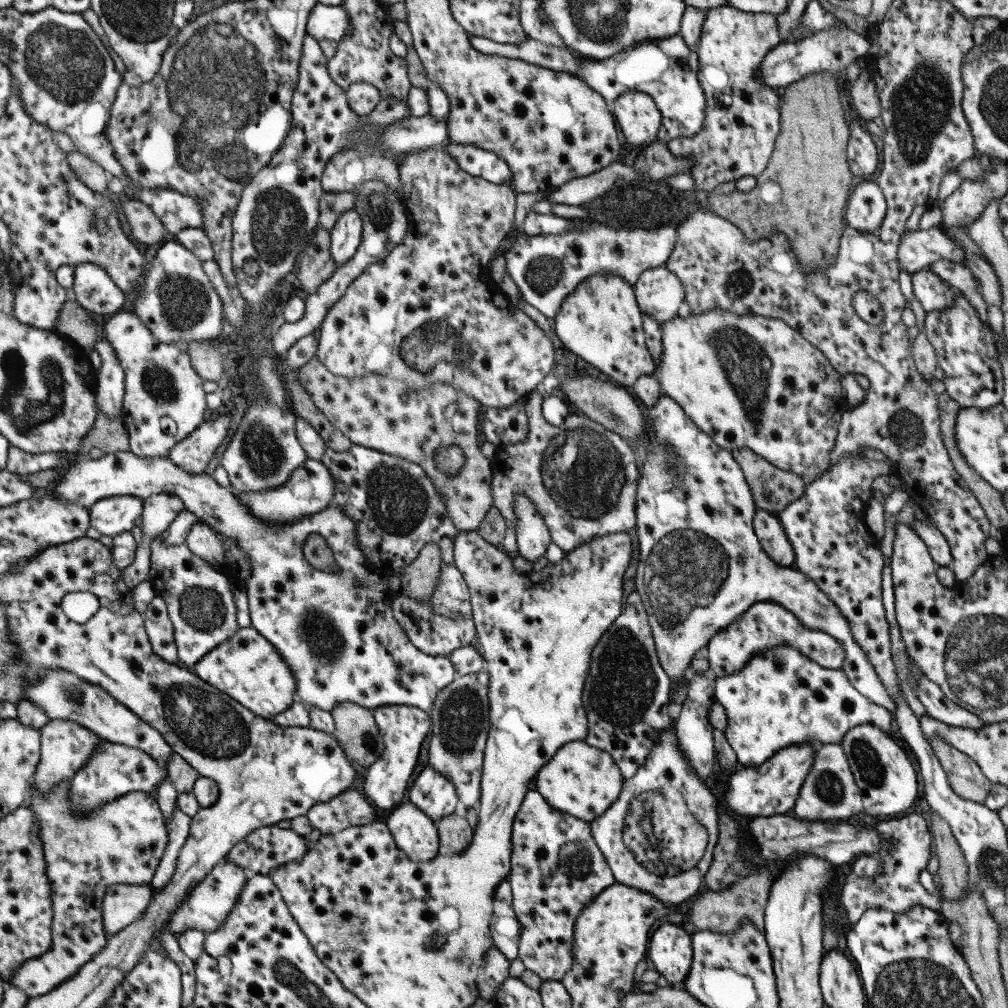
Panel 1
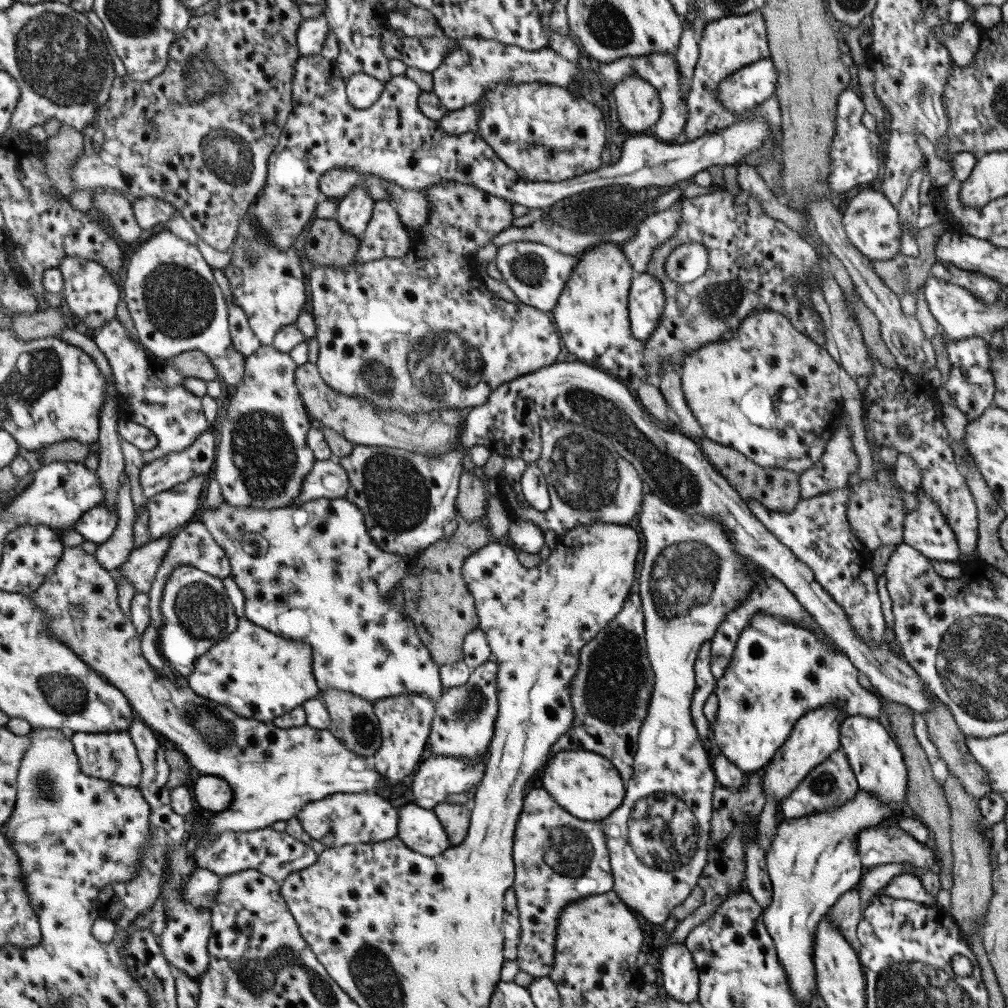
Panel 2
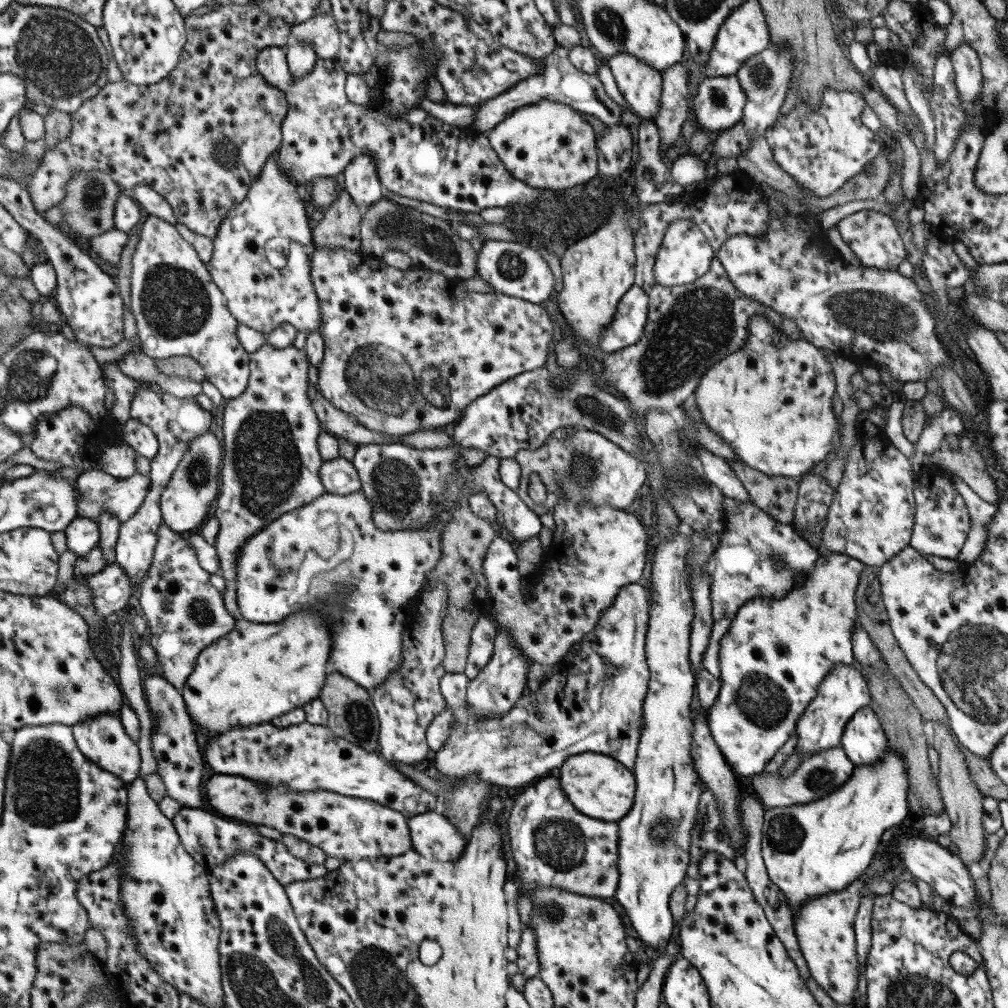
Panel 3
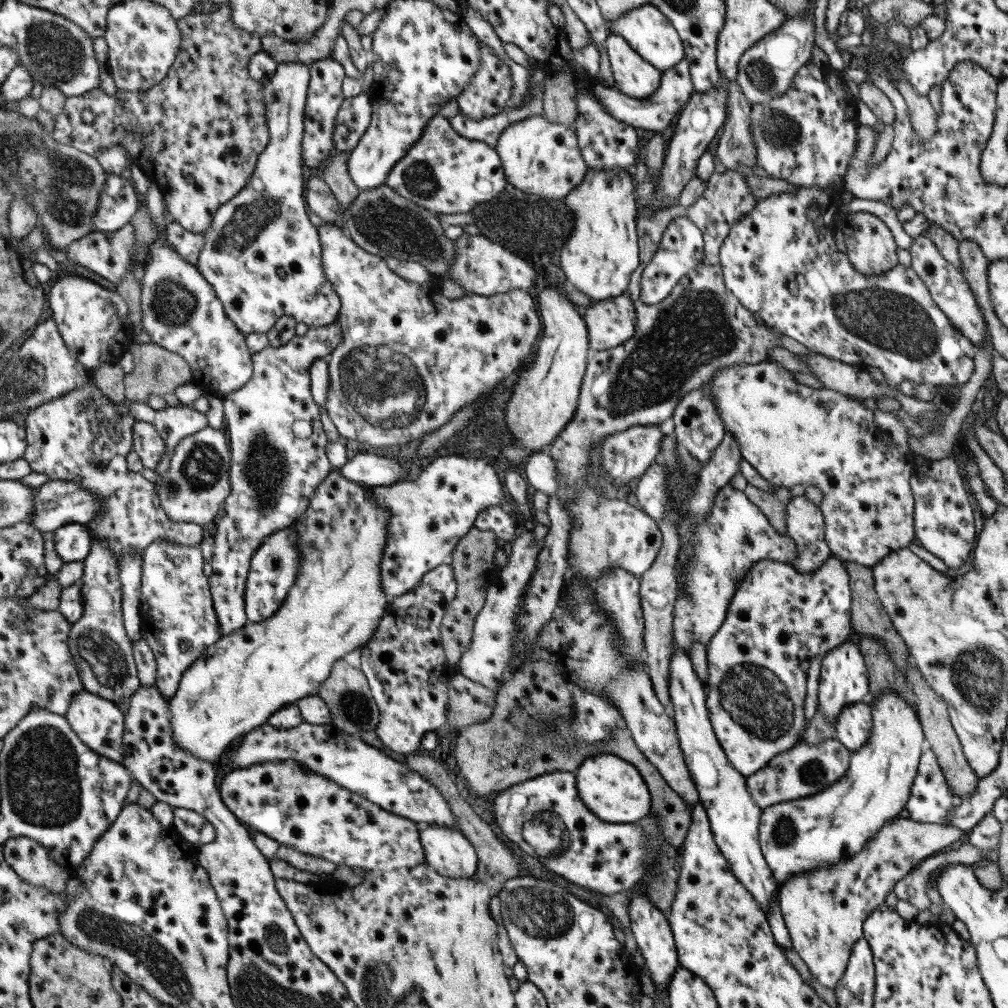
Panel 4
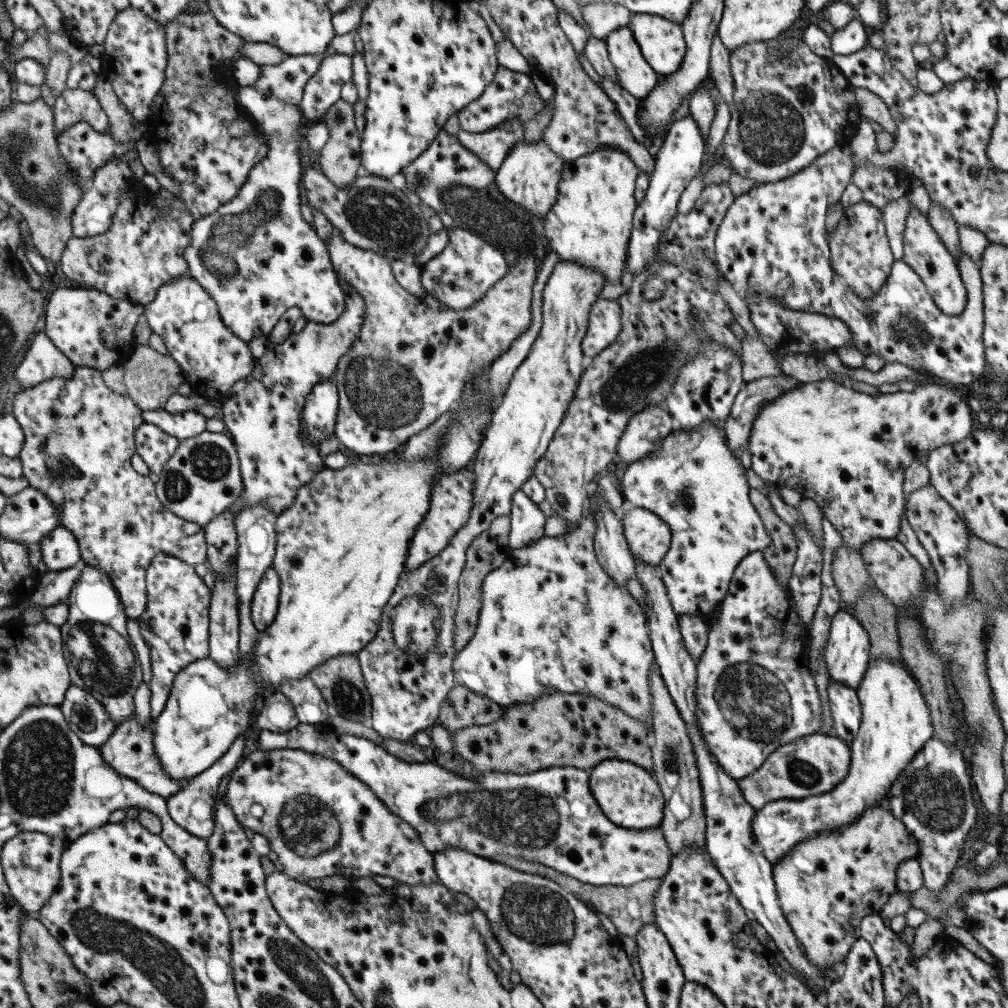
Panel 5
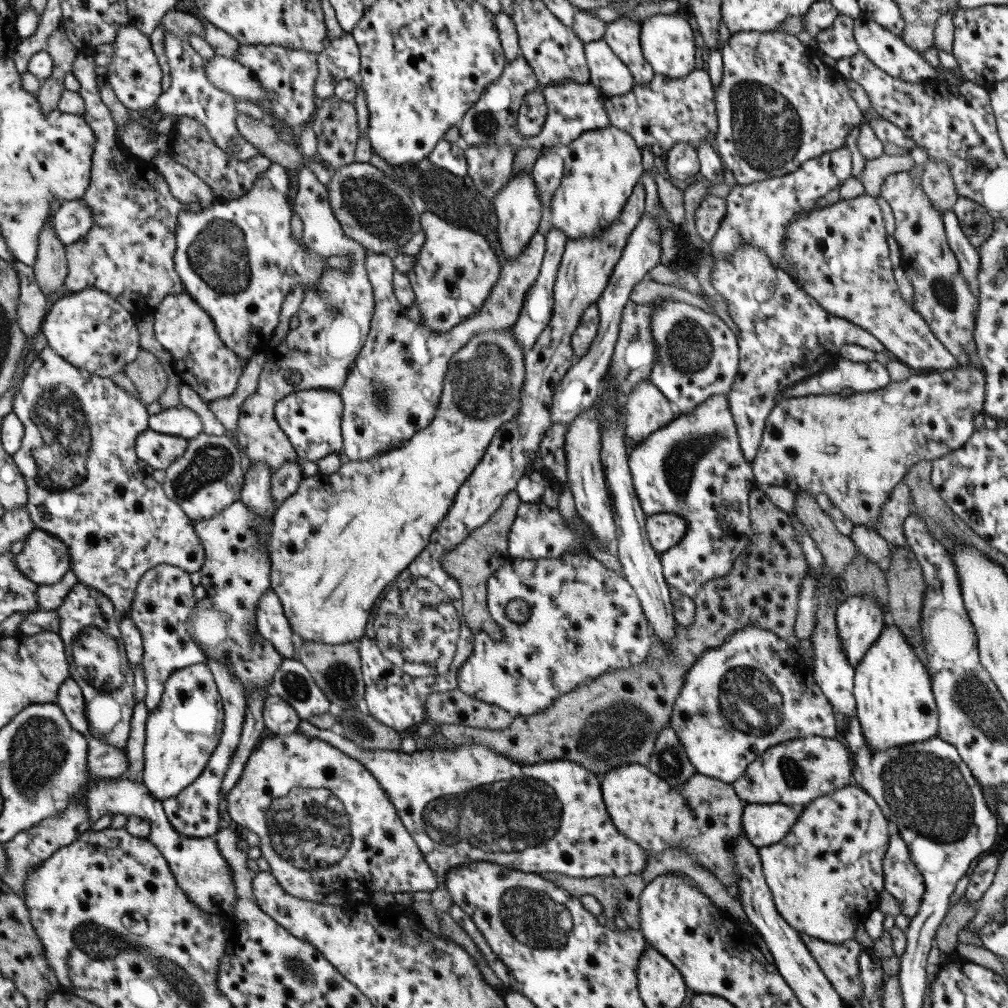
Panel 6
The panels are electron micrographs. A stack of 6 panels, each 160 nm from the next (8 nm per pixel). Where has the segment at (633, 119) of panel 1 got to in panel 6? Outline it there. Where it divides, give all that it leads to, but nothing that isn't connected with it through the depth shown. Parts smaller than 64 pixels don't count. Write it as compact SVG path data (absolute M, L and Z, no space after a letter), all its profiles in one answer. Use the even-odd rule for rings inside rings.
M618 18L605 25L602 40L627 68L634 85L646 85L654 78L639 44L639 23Z

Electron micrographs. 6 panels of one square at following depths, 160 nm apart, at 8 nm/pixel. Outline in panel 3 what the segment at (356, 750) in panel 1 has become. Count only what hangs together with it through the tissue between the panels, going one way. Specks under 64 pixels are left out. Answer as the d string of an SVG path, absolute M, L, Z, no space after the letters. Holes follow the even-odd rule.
M328 672L320 688L318 699L323 703L328 714L326 727L336 736L359 746L367 752L375 752L378 746L378 720L370 692L342 674Z

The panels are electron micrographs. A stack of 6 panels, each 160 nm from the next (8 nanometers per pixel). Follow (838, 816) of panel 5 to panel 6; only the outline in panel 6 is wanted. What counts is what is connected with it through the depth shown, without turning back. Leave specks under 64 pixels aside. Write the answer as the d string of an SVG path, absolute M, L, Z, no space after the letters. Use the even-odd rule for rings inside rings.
M890 622L854 666L852 693L866 747L873 751L908 746L935 737L938 714L930 689L930 676L906 638ZM746 803L740 818L742 832L757 849L779 842L796 821L801 806L779 803Z

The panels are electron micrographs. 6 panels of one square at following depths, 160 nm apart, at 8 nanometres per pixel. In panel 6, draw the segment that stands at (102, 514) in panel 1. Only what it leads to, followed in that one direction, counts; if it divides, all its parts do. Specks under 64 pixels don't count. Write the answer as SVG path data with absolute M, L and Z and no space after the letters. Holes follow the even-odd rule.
M31 529L24 541L15 563L19 572L31 582L53 584L69 570L69 552L56 536Z

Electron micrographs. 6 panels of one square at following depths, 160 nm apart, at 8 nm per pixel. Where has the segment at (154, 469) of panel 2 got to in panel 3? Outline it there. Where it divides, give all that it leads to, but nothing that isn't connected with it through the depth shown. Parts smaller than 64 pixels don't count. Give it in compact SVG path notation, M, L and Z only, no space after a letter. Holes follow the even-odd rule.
M97 468L90 471L83 471L75 480L77 488L77 517L87 518L91 521L97 521L101 511L107 511L109 515L117 518L119 523L126 522L141 506L141 502L149 490L149 477L145 477L135 472L125 478L117 478L104 473Z

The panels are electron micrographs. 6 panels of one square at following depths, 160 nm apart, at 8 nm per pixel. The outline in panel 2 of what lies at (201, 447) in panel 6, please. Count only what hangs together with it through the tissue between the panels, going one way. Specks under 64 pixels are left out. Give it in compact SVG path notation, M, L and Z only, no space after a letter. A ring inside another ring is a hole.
M201 475L189 477L187 482L175 484L147 499L147 542L175 532L195 520L197 500L204 495L204 478Z

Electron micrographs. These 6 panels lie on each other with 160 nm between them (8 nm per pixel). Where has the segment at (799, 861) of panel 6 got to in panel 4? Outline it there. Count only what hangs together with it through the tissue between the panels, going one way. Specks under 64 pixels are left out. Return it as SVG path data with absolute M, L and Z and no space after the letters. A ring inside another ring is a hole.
M895 818L884 822L881 828L870 836L858 853L844 858L834 865L813 869L810 873L794 874L778 885L778 907L787 927L791 946L809 969L809 974L823 987L833 990L842 978L848 956L854 942L862 936L862 924L867 915L884 902L893 885L910 870L917 867L920 860L938 853L941 848L956 845L962 831L949 825L913 822L911 819Z

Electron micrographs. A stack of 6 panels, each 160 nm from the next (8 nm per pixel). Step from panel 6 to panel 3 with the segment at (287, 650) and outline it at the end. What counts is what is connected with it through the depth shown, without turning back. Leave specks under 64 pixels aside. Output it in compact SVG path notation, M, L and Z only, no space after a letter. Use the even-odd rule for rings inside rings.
M485 455L481 463L475 466L469 466L464 463L459 463L458 467L454 468L452 474L451 484L447 486L447 492L443 495L443 500L439 500L439 516L435 520L435 524L429 524L429 526L423 526L423 528L416 529L401 529L392 531L382 531L371 522L371 506L367 502L367 498L361 494L361 492L353 492L353 494L347 495L335 495L324 493L315 501L309 502L307 505L291 510L285 514L281 514L275 521L268 523L263 529L256 530L246 541L239 547L237 555L235 555L235 572L236 572L236 603L238 604L239 612L244 620L254 621L256 624L277 624L277 622L283 622L285 618L290 617L291 614L299 614L301 609L307 607L322 607L327 606L329 603L332 604L334 612L327 612L325 615L325 624L330 629L332 634L332 647L328 654L327 659L327 672L333 672L342 674L349 680L356 682L359 686L362 686L366 691L371 692L374 686L381 685L386 679L386 676L393 670L396 669L402 658L400 658L400 650L402 647L402 632L407 626L406 622L409 619L408 610L412 606L412 600L417 591L419 591L425 585L426 576L428 572L431 572L435 565L439 561L439 553L441 553L441 542L440 538L442 530L445 529L445 522L451 517L451 509L453 505L457 503L457 497L459 496L459 487L461 485L467 485L469 487L469 498L472 497L483 497L485 500L489 500L489 503L495 507L495 511L499 515L499 524L501 525L501 531L508 533L508 538L514 545L518 544L521 540L533 538L541 530L542 525L540 524L539 518L528 511L527 506L519 500L516 496L515 491L511 491L509 488L503 486L499 482L500 478L498 475L498 459L491 455Z

